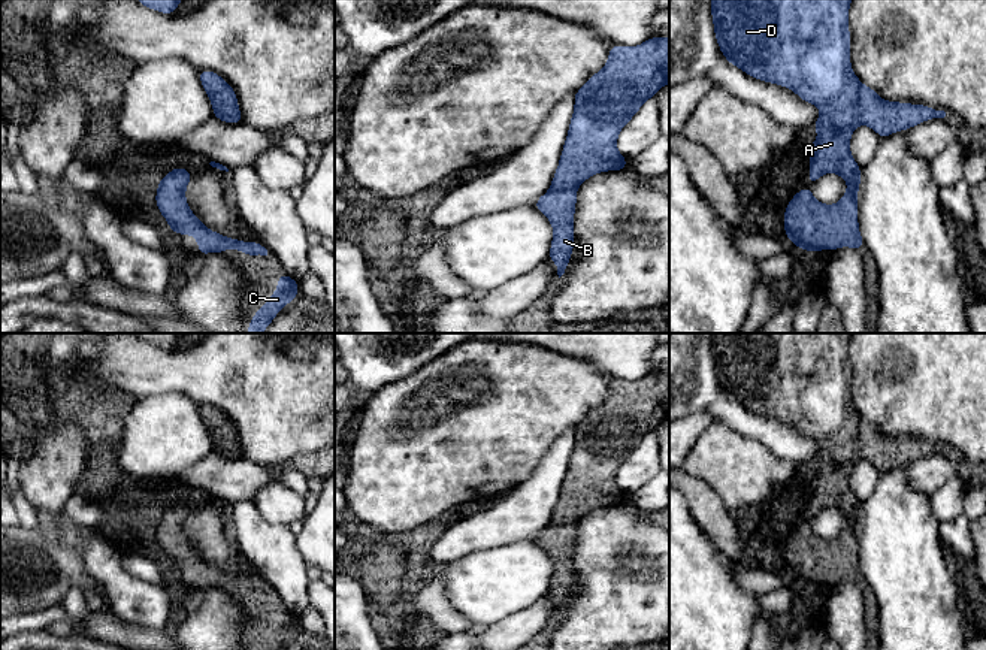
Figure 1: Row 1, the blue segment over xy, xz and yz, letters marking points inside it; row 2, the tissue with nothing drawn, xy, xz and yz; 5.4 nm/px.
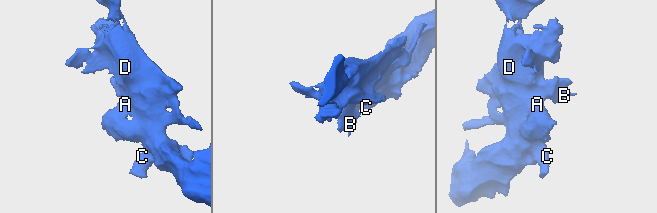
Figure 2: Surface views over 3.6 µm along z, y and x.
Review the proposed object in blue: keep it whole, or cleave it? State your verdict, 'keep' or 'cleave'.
cleave

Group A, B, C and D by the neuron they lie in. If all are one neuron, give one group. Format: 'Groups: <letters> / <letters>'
Groups: A C D / B

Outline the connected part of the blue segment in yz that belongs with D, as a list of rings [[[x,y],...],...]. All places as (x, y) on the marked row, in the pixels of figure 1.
[[[711,0],[711,16],[714,25],[716,40],[723,57],[735,67],[740,67],[748,76],[777,84],[786,88],[790,88],[795,94],[798,94],[804,102],[814,105],[822,109],[820,117],[811,126],[817,130],[817,139],[810,145],[810,155],[808,163],[811,166],[811,172],[808,173],[807,179],[813,185],[823,173],[837,173],[847,181],[847,191],[844,193],[843,199],[835,205],[825,205],[817,202],[810,188],[801,188],[792,200],[787,203],[784,211],[784,235],[793,242],[795,247],[810,251],[811,254],[819,250],[832,251],[841,247],[850,247],[855,250],[861,250],[865,247],[863,239],[859,233],[859,223],[858,223],[858,191],[861,185],[861,172],[862,169],[855,161],[850,152],[850,137],[858,126],[862,124],[861,111],[859,111],[859,90],[861,81],[855,75],[852,64],[850,64],[850,30],[849,30],[849,7],[852,0]]]

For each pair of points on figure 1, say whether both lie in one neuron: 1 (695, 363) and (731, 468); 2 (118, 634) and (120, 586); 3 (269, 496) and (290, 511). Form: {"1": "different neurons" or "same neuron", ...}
{"1": "different neurons", "2": "different neurons", "3": "same neuron"}

